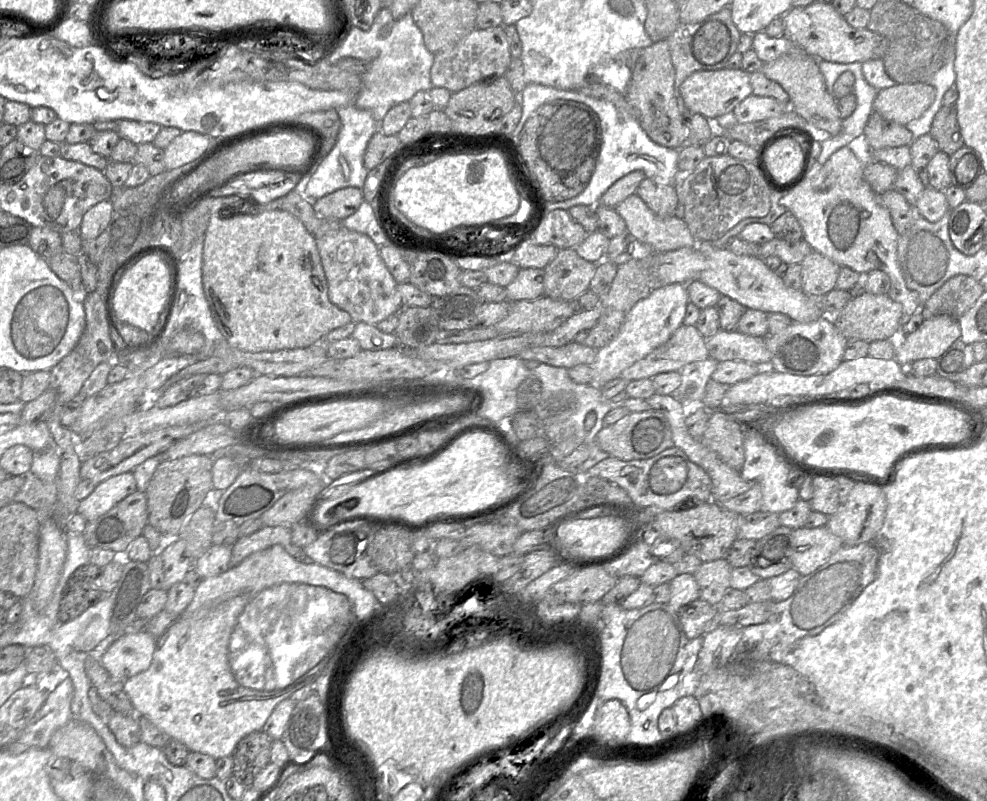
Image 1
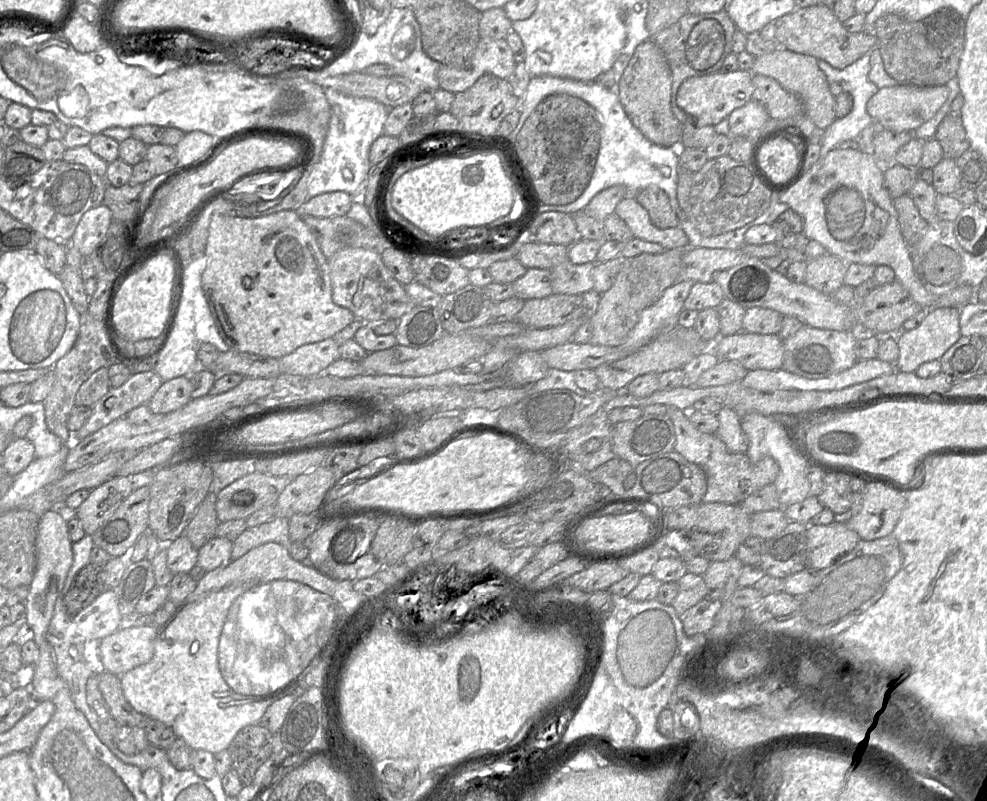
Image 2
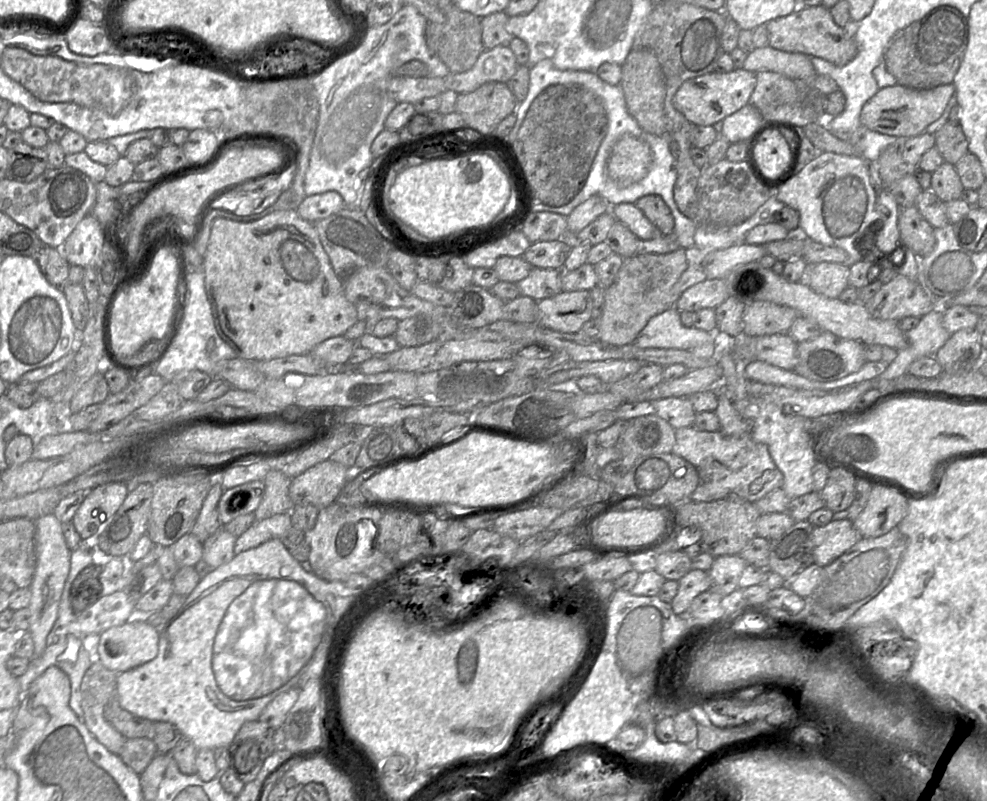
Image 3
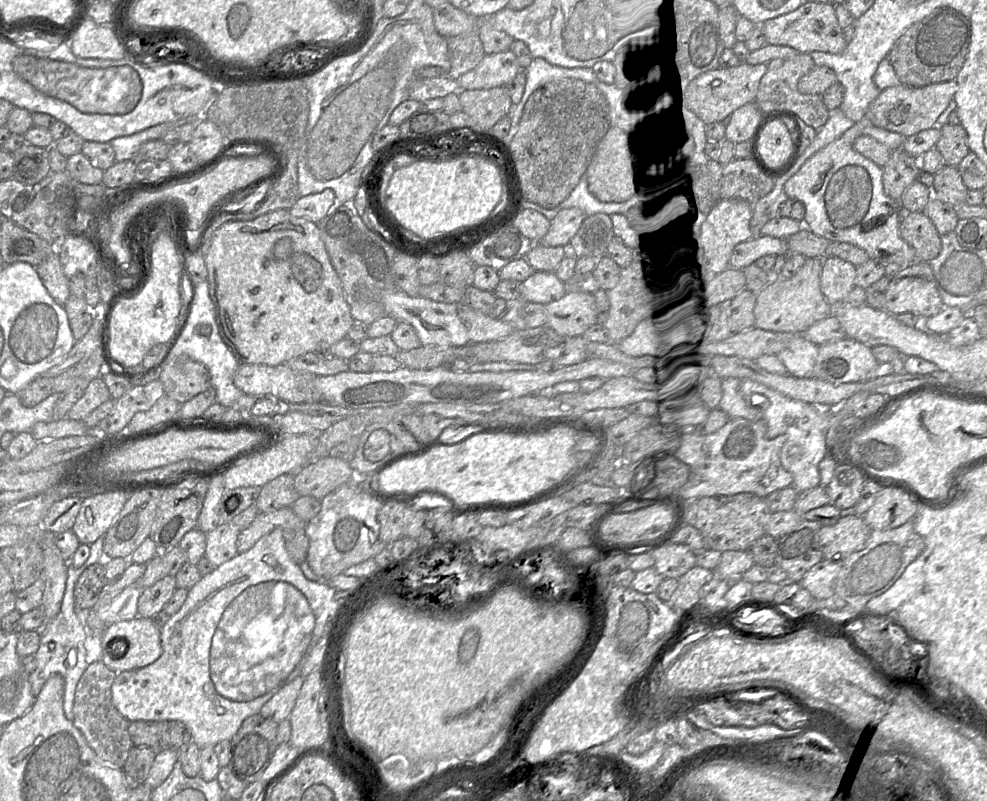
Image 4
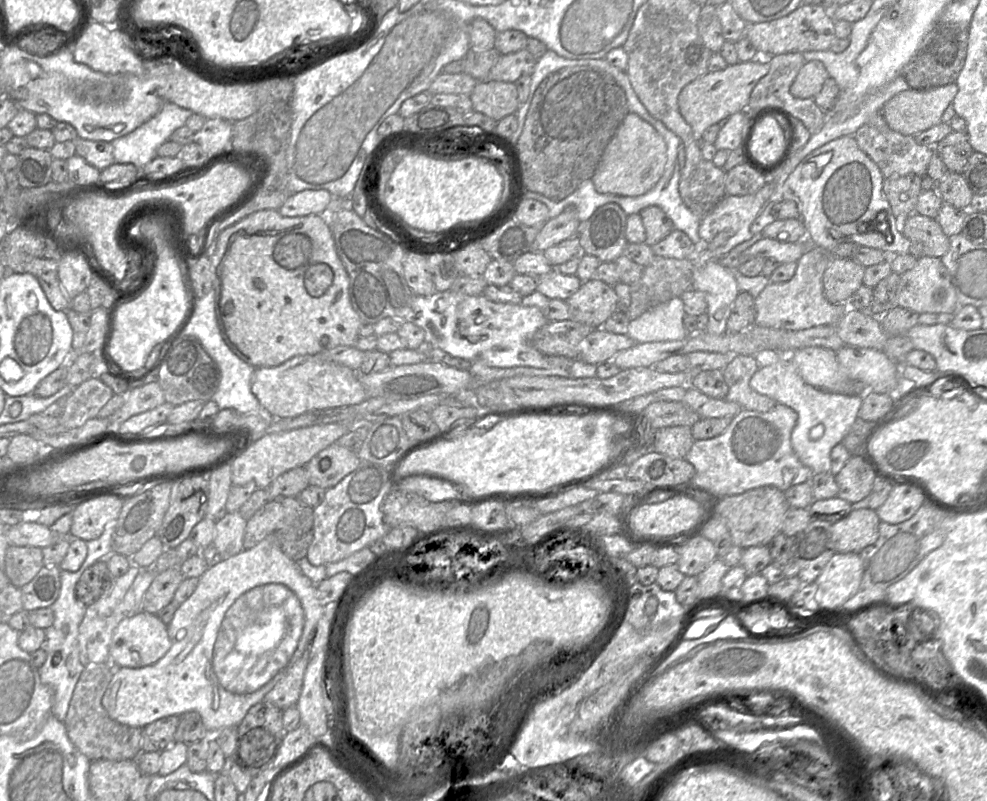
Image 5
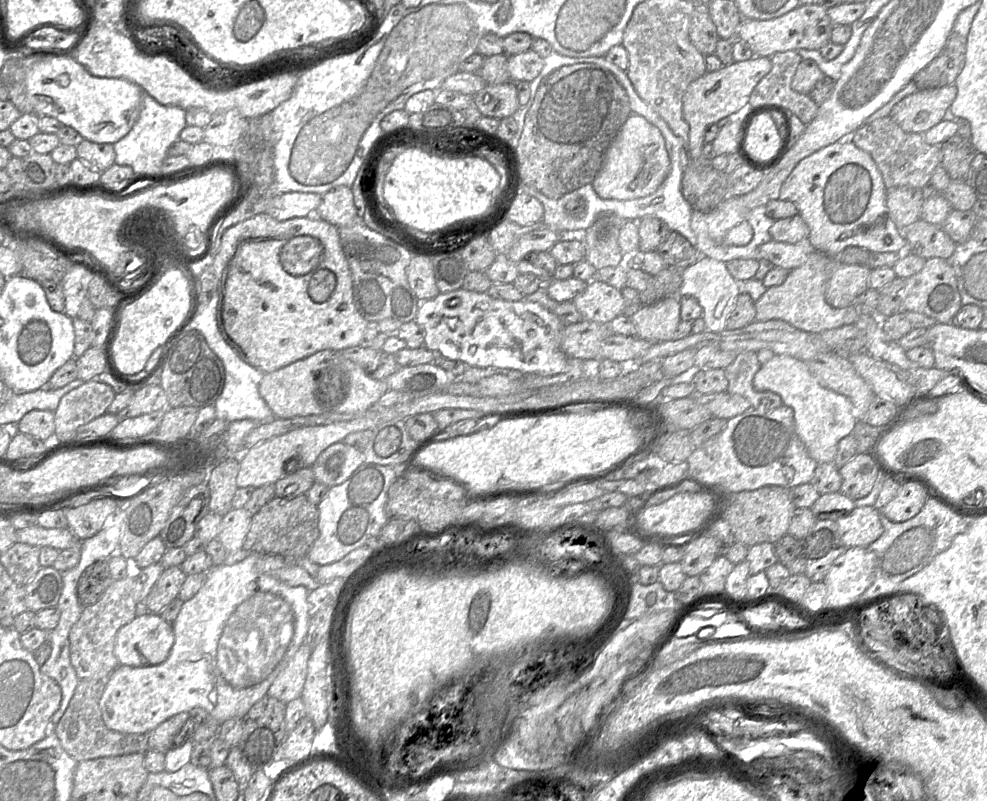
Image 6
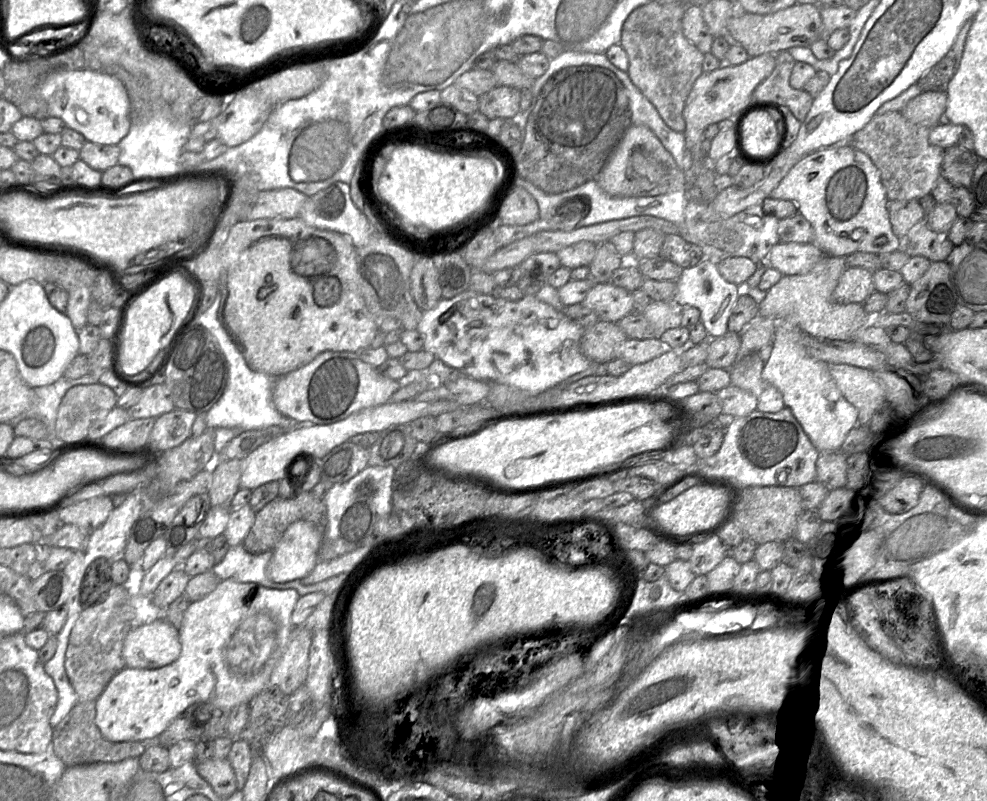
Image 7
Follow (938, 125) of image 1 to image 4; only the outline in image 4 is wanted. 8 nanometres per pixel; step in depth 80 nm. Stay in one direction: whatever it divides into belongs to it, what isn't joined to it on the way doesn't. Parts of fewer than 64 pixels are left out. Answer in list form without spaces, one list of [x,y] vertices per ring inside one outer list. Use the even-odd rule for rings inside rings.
[[[945,124],[941,127],[941,136],[935,147],[942,155],[945,165],[958,167],[968,155],[968,136],[960,125]]]

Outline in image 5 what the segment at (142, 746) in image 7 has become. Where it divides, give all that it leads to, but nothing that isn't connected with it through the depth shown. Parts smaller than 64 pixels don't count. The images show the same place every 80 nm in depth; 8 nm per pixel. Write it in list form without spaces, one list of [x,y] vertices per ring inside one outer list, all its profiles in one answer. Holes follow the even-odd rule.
[[[89,664],[85,667],[75,686],[67,715],[63,721],[71,743],[91,762],[132,760],[142,752],[141,728],[123,725],[113,720],[102,706],[102,698],[113,672],[114,668],[111,664]]]

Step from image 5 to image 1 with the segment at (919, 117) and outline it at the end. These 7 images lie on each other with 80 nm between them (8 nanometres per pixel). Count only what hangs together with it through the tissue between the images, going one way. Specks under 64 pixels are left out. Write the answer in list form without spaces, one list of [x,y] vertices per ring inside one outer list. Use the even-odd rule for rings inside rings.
[[[928,83],[896,84],[878,90],[873,109],[885,119],[907,125],[921,117],[935,99],[935,88]]]

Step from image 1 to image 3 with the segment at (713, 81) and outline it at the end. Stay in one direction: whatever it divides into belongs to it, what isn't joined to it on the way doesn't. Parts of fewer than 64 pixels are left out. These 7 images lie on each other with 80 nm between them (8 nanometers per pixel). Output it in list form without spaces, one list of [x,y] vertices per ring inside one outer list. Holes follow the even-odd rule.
[[[735,68],[730,72],[713,71],[686,80],[674,95],[673,106],[691,124],[715,125],[749,104],[755,86],[756,72],[744,68]]]

